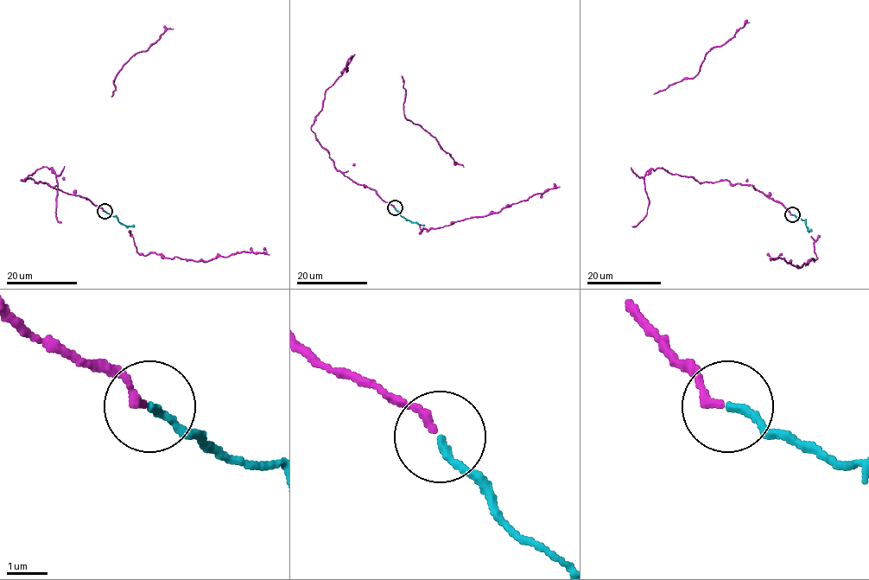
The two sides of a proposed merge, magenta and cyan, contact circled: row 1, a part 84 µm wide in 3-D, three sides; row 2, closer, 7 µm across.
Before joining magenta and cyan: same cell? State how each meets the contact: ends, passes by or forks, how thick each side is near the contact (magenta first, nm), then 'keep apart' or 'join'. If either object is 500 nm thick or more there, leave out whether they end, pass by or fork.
magenta ends; cyan ends; calibres 200 and 190 nm; join

